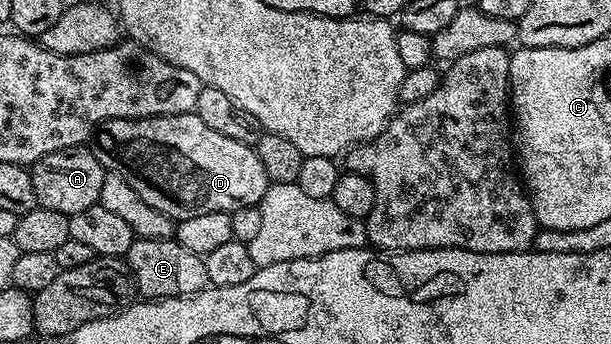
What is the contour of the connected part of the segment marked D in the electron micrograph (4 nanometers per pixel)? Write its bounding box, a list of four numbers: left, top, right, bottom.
[89,112,269,220]

